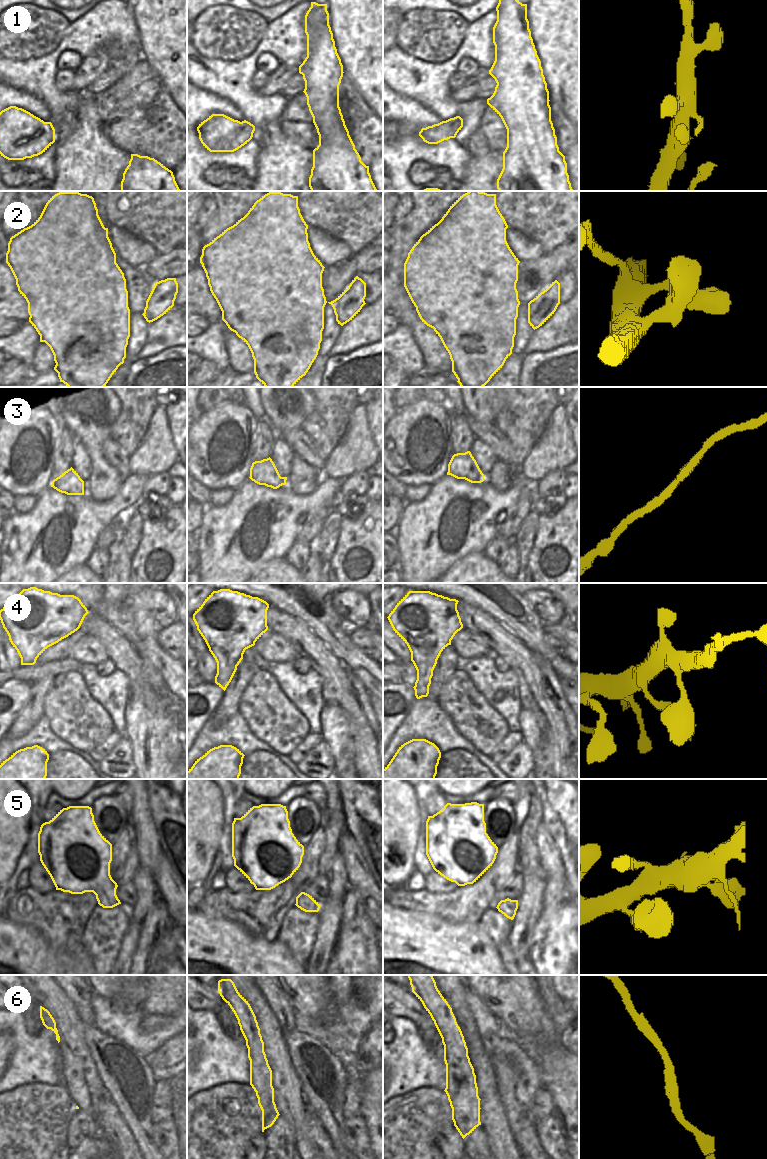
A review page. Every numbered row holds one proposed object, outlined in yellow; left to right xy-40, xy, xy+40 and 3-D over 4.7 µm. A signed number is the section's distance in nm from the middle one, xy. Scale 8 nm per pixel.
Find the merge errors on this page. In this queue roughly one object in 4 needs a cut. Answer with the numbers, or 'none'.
none

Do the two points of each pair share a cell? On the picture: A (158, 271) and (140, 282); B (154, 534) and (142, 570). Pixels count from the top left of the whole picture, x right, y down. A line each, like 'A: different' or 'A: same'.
A: different
B: same

